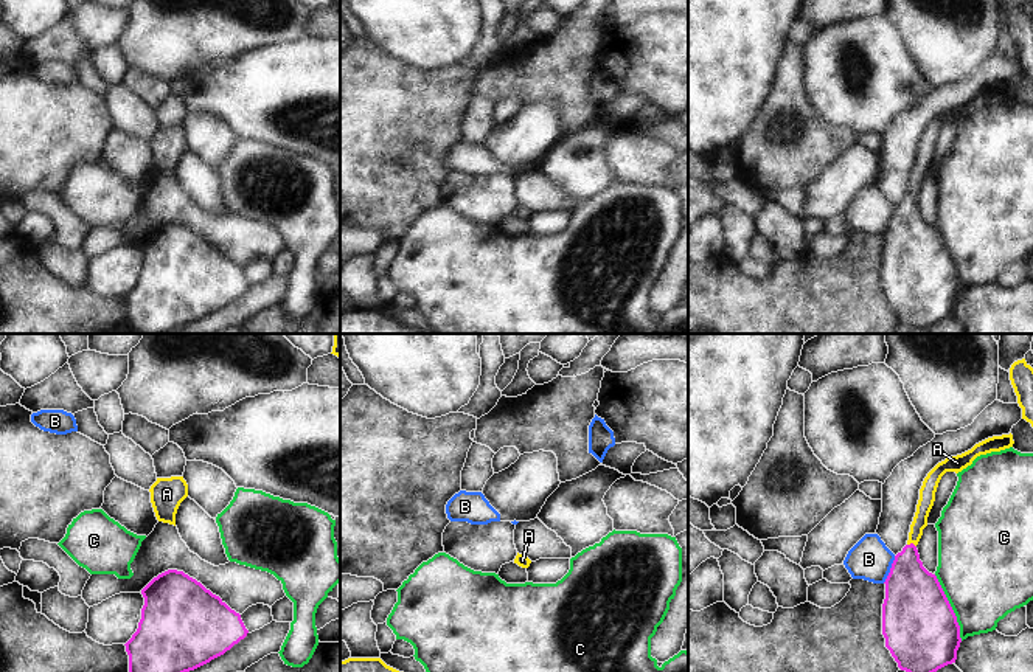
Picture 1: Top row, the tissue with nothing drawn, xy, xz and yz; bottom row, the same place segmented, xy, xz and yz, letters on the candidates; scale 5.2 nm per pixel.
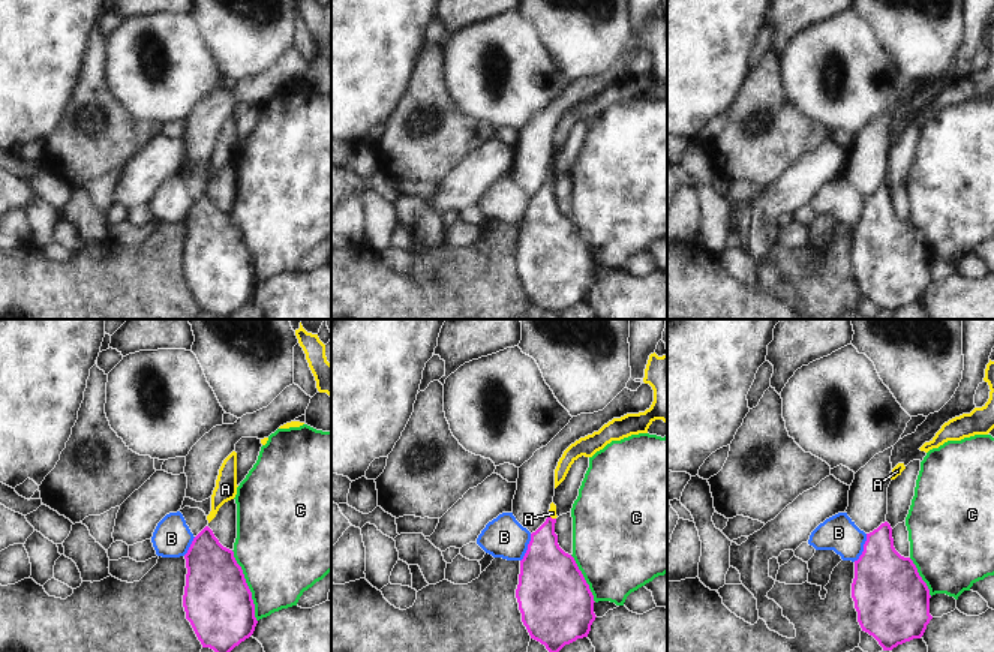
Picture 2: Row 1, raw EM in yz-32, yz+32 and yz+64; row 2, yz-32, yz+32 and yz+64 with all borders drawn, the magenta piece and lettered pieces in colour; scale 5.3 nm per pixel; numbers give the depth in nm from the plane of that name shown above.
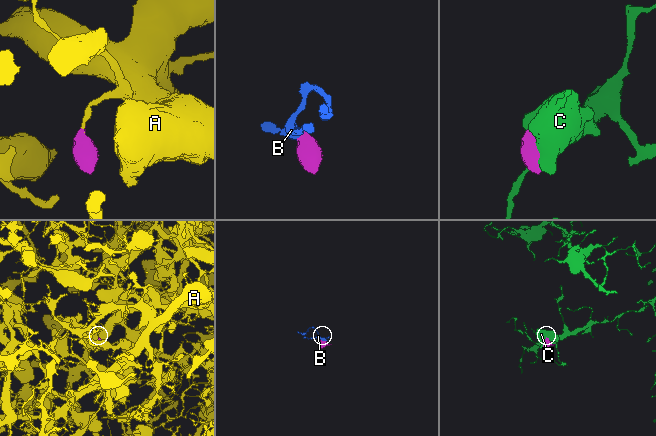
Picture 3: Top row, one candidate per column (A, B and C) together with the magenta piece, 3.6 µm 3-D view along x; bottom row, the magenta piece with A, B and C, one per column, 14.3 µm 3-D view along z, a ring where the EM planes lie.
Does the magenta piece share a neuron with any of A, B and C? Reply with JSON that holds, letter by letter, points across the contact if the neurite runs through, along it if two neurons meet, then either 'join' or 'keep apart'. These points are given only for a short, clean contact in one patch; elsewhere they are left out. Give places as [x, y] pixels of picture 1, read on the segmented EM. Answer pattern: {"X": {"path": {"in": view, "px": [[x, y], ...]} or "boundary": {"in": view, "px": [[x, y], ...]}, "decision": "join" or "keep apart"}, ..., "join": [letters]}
{"A": {"path": {"in": "yz", "px": [[912, 592], [912, 543], [926, 500]]}, "decision": "join"}, "B": {"boundary": {"in": "yz", "px": [[895, 556], [890, 571], [883, 582]]}, "decision": "keep apart"}, "C": {"decision": "keep apart"}, "join": ["A"]}

